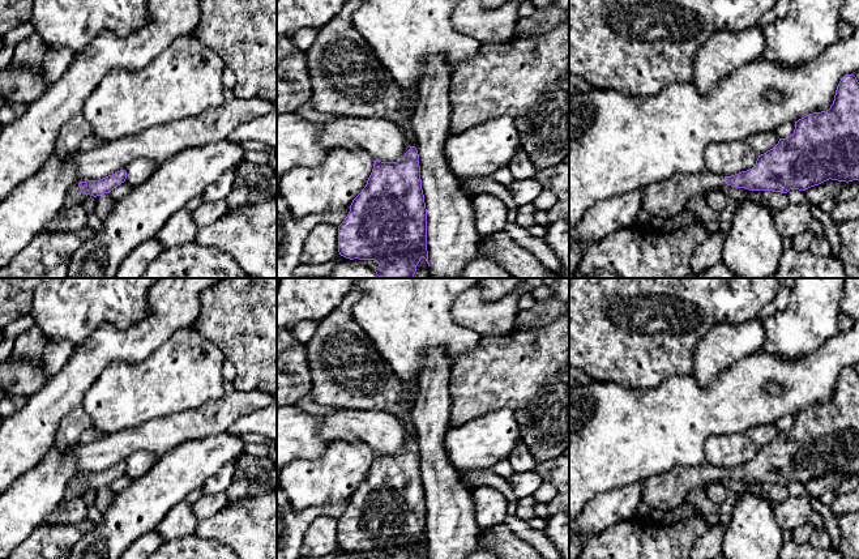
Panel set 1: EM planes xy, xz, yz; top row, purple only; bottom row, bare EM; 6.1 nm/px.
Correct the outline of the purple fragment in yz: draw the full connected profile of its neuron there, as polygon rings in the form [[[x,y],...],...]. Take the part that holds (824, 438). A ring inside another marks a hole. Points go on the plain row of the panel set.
[[[854,367],[841,371],[829,402],[795,414],[794,426],[758,448],[752,461],[731,469],[708,462],[674,466],[645,479],[641,502],[654,511],[670,512],[685,503],[692,490],[721,483],[726,477],[787,486],[829,471],[859,473],[859,375]]]

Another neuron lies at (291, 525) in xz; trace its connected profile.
[[[277,485],[277,559],[299,559],[302,541],[309,524],[321,515],[338,520],[349,504],[350,499],[329,507],[315,507],[296,512]]]

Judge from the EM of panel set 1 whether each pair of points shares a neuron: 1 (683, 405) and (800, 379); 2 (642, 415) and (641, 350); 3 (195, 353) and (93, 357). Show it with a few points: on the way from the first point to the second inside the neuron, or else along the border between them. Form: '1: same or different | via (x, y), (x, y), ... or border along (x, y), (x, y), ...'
1: same | via (713, 405), (774, 405)
2: different | border along (671, 375), (654, 387), (623, 387), (612, 382)
3: different | border along (174, 333), (144, 359), (137, 362), (122, 361)

